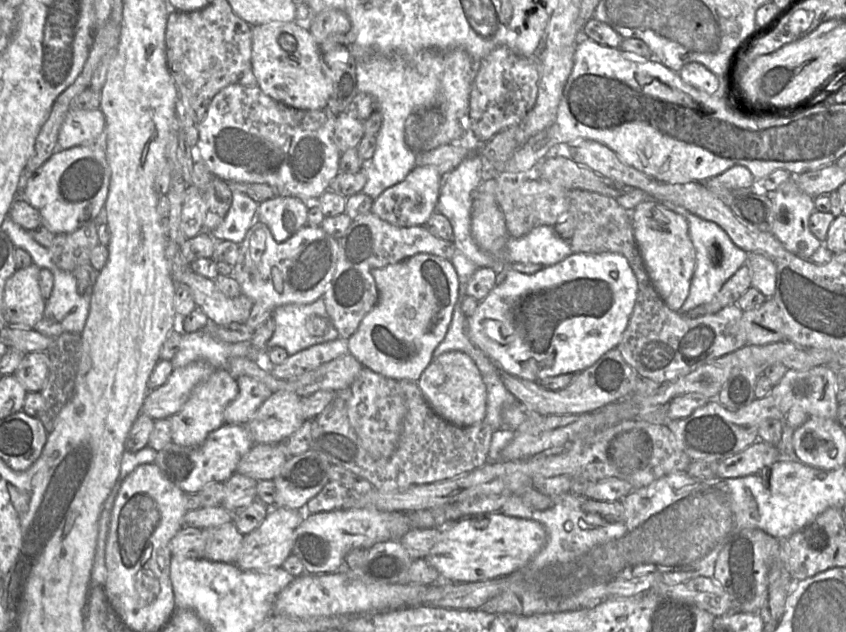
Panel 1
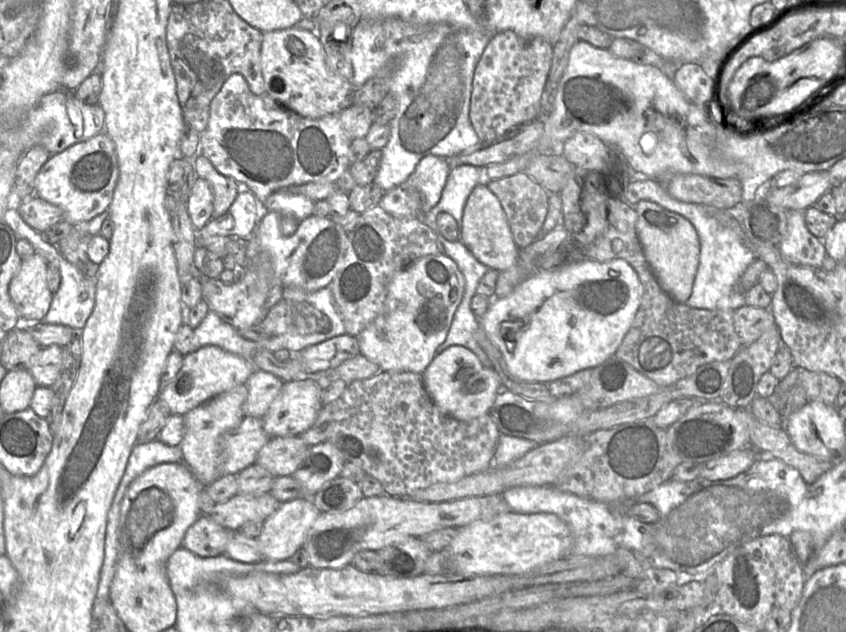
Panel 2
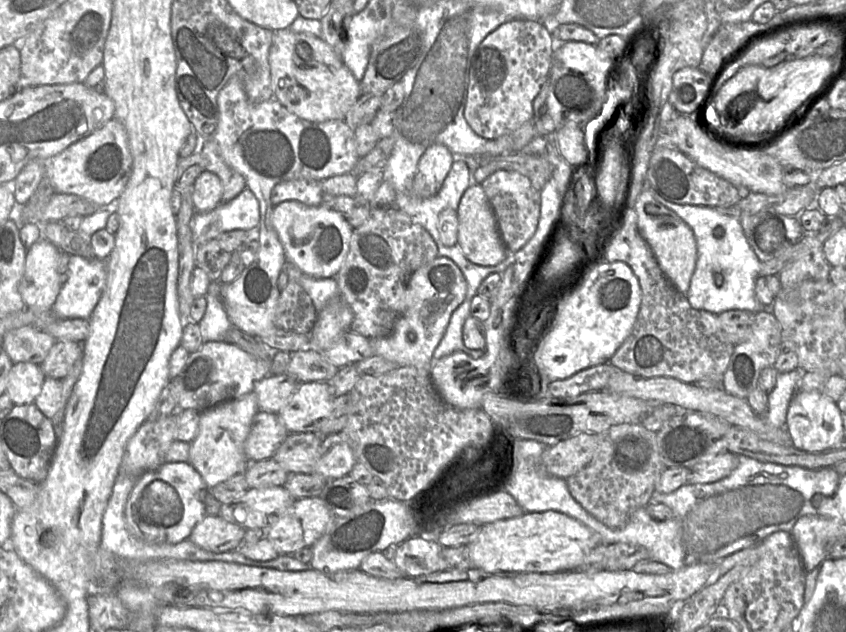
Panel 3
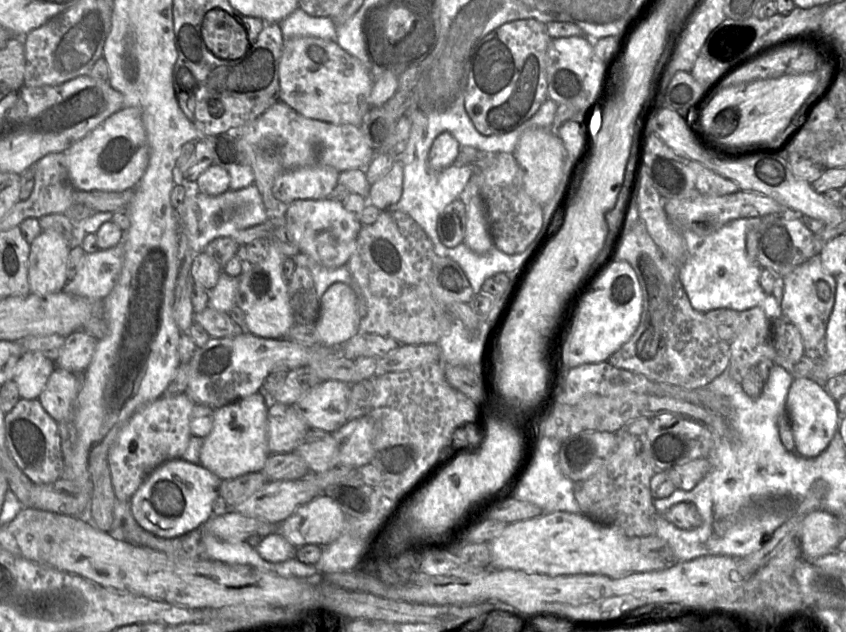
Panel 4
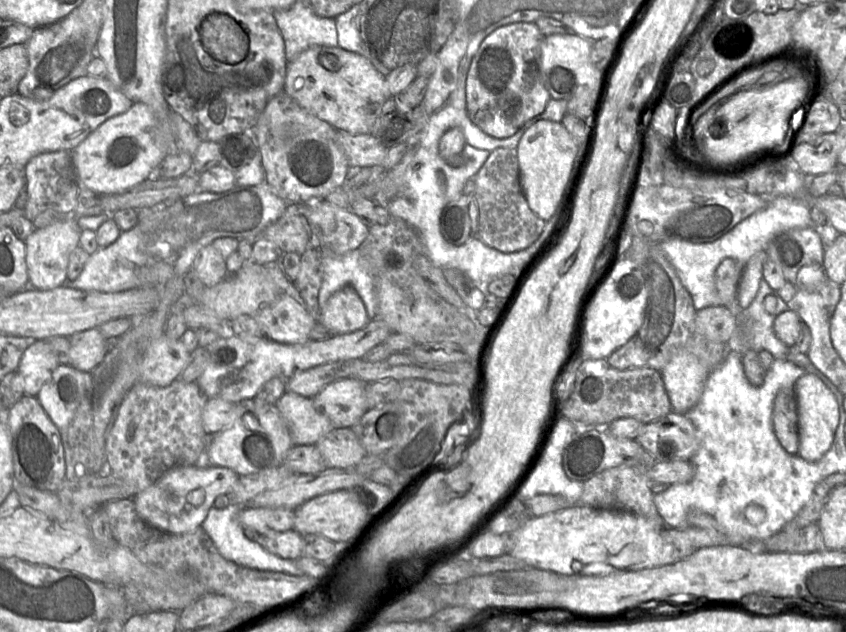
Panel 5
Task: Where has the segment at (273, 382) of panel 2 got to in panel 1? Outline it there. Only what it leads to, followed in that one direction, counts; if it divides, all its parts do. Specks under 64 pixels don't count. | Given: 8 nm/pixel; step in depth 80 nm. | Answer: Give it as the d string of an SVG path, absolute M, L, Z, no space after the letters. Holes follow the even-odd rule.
M240 376L235 380L239 393L226 407L224 419L226 424L246 425L273 392L265 384L249 376Z

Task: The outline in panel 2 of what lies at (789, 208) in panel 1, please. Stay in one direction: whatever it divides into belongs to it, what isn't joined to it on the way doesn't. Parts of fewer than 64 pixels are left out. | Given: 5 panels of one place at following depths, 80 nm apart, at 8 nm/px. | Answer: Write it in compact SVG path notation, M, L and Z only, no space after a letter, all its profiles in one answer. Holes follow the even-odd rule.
M787 210L787 229L779 249L789 262L817 268L826 256L824 242L808 230L803 210Z

